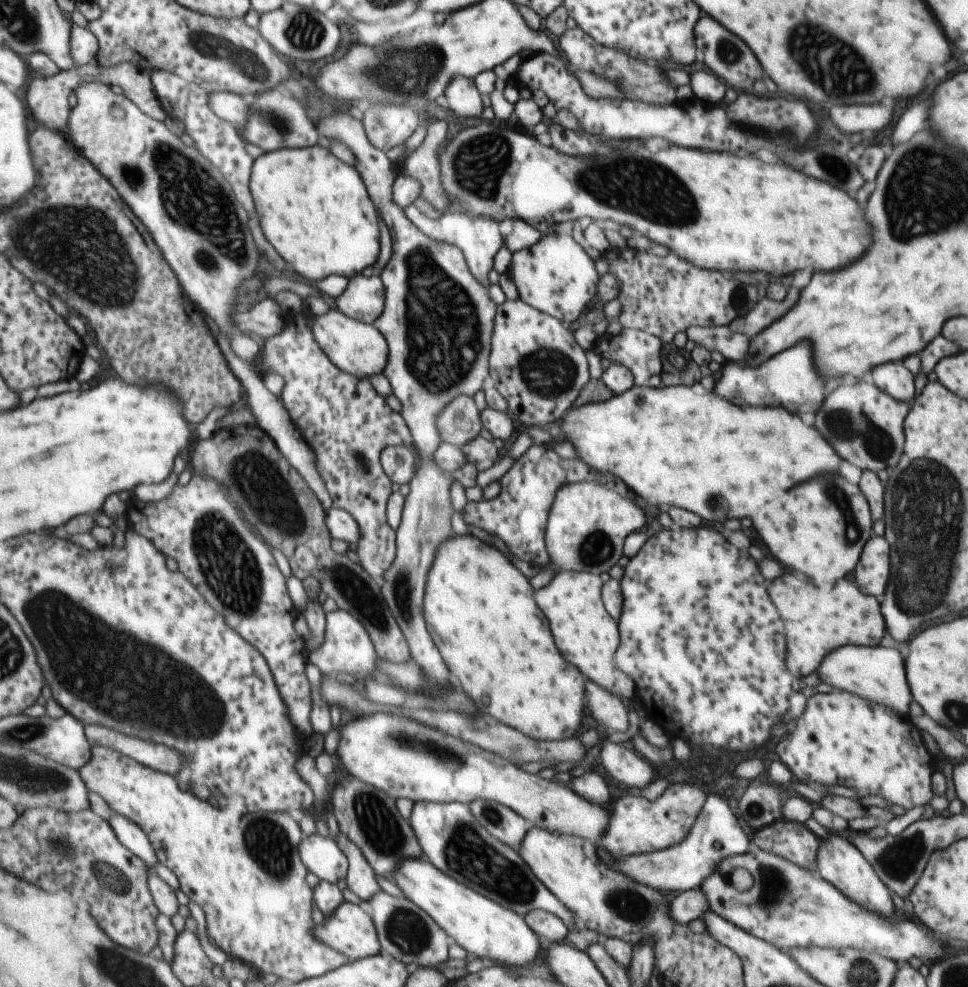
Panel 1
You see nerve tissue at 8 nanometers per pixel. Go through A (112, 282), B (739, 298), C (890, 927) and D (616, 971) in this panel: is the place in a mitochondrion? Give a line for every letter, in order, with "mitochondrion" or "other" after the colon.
A: mitochondrion
B: mitochondrion
C: other
D: other

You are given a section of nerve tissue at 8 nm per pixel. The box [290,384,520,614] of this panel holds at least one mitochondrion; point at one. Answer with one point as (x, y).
(356, 457)

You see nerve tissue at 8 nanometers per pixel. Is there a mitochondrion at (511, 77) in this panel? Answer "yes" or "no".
no

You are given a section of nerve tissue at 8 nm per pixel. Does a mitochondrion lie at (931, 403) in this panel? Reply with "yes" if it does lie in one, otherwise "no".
no

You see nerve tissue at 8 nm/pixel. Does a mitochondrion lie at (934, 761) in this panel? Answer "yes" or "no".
no

